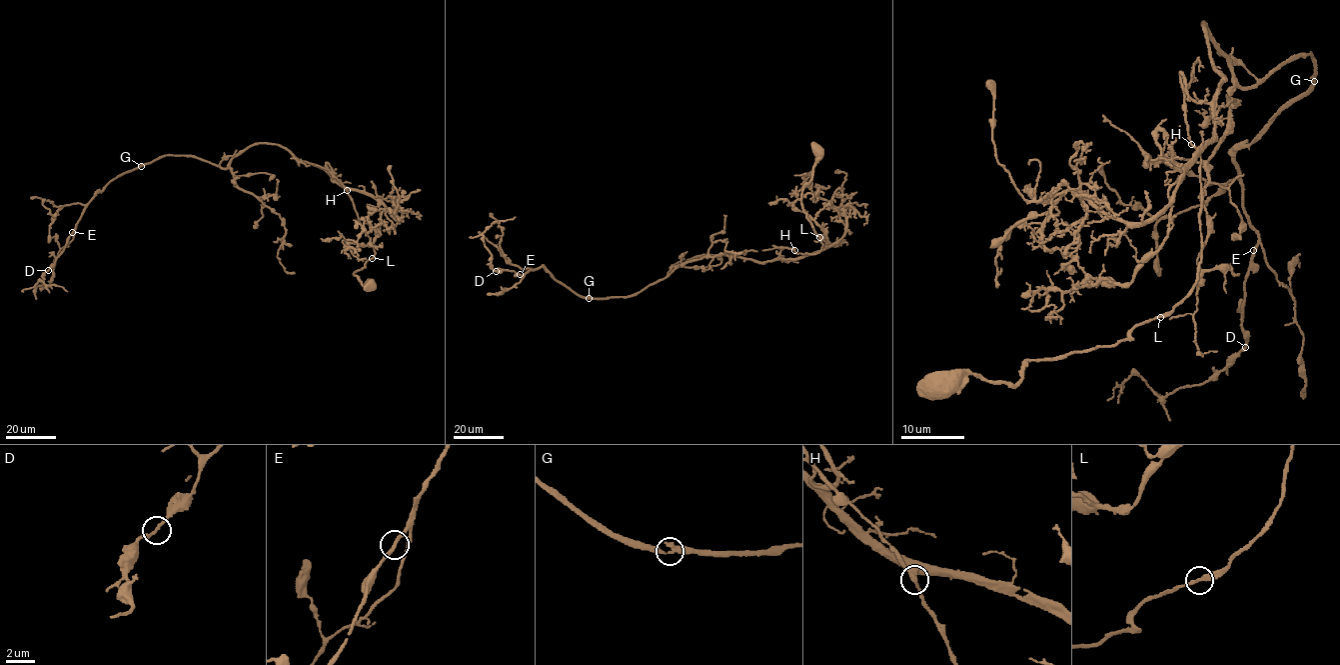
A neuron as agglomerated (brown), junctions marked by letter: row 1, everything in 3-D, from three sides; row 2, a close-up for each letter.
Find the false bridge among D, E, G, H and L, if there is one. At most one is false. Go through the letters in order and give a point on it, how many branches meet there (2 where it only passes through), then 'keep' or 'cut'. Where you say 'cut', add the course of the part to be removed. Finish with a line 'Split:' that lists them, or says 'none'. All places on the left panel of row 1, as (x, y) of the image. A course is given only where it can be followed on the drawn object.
D: (48, 270) | 2 | keep
E: (72, 232) | 2 | keep
G: (141, 166) | 2 | keep
H: (347, 190) | 2 | keep
L: (372, 258) | 2 | keep
Split: none

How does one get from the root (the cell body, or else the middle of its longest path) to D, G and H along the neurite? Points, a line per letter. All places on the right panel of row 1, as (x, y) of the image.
D: (938, 385), (1189, 291), (1204, 24), (1242, 87), (1314, 60), (1234, 154), (1245, 347)
G: (938, 385), (1014, 384), (1189, 291), (1180, 75), (1220, 89), (1204, 24), (1242, 87), (1304, 54), (1314, 81)
H: (938, 385), (968, 374), (1014, 384), (1032, 360), (1110, 347), (1166, 315), (1201, 261), (1191, 143)

